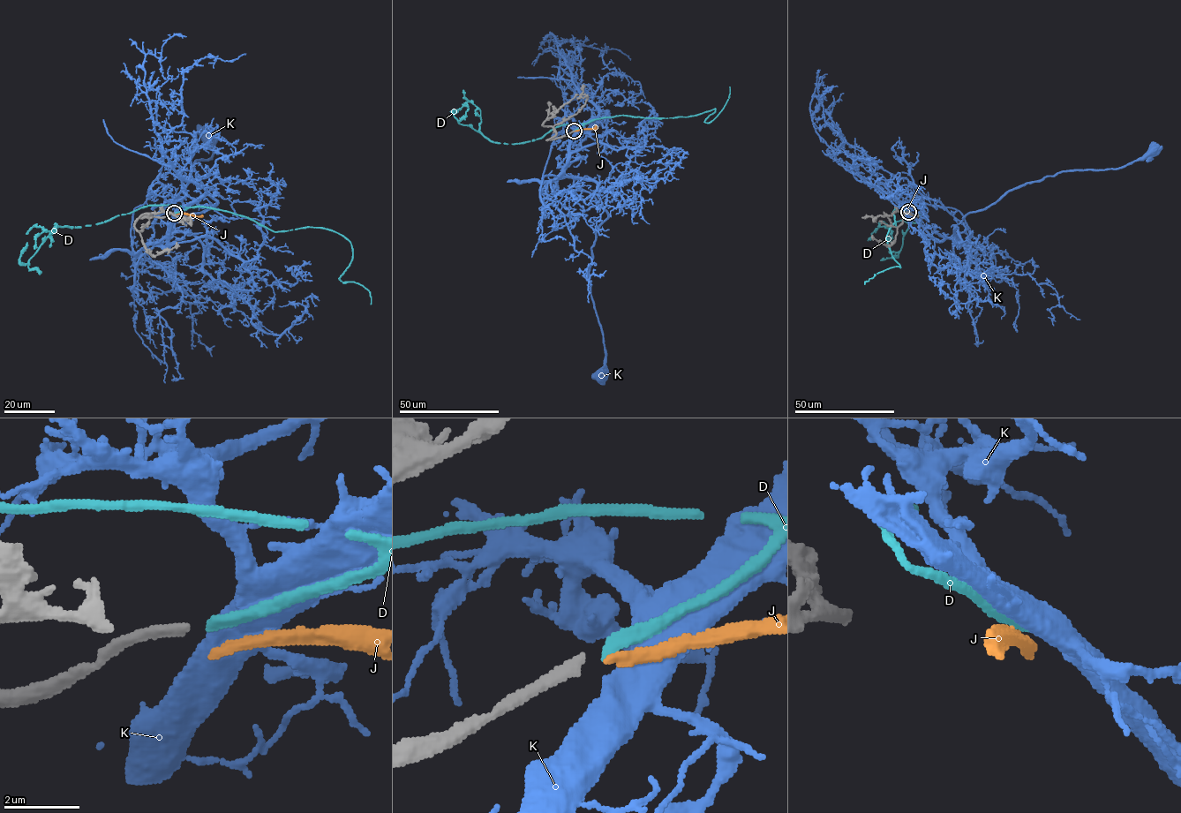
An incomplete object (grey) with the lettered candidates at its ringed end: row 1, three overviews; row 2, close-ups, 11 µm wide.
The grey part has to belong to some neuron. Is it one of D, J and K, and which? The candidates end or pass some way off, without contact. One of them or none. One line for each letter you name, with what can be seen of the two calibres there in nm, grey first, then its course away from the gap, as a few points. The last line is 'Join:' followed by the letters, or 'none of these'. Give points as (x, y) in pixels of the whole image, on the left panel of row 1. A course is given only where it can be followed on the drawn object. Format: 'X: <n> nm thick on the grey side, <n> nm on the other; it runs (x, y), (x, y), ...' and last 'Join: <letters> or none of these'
D: 280 nm thick on the grey side, 320 nm on the other; it runs (175, 213), (205, 207), (249, 217), (274, 231), (335, 231), (352, 252), (340, 280), (366, 289), (371, 304)
Join: D

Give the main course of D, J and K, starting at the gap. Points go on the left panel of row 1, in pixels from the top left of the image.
D: (175, 213), (205, 207), (249, 217), (274, 231), (335, 231), (352, 252), (340, 280), (366, 289), (371, 304)
J: (176, 214), (203, 215)
K: (175, 213), (167, 249), (161, 242), (173, 225), (216, 203), (193, 167), (213, 155), (202, 137), (207, 133)

